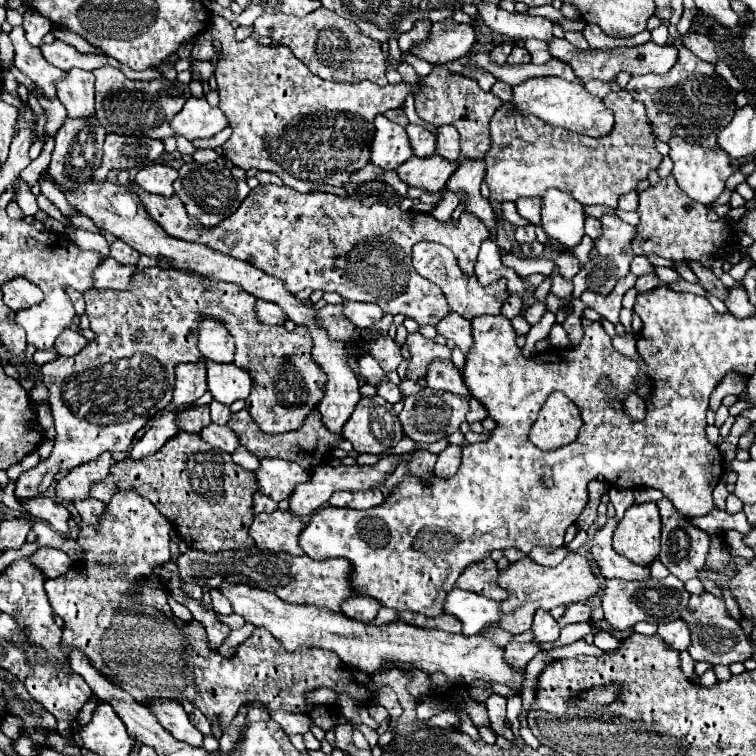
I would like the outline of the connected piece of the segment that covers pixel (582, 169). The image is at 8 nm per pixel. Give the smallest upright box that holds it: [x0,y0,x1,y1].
[484,90,662,208]

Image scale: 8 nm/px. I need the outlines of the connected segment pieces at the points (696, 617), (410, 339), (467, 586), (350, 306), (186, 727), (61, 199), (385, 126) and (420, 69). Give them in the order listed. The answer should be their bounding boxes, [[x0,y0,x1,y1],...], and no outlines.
[[682,592,752,666],[406,332,452,380],[456,558,508,600],[344,302,384,330],[150,698,204,746],[39,174,78,218],[372,114,414,170],[402,54,431,78]]

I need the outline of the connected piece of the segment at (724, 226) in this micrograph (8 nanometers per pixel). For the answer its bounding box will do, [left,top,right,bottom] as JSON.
[632,176,736,260]

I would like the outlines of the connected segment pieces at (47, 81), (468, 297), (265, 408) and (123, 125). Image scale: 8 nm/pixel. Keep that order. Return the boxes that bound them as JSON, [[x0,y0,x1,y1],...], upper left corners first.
[[10,26,64,100],[412,242,508,320],[16,266,326,502],[92,66,190,140]]

